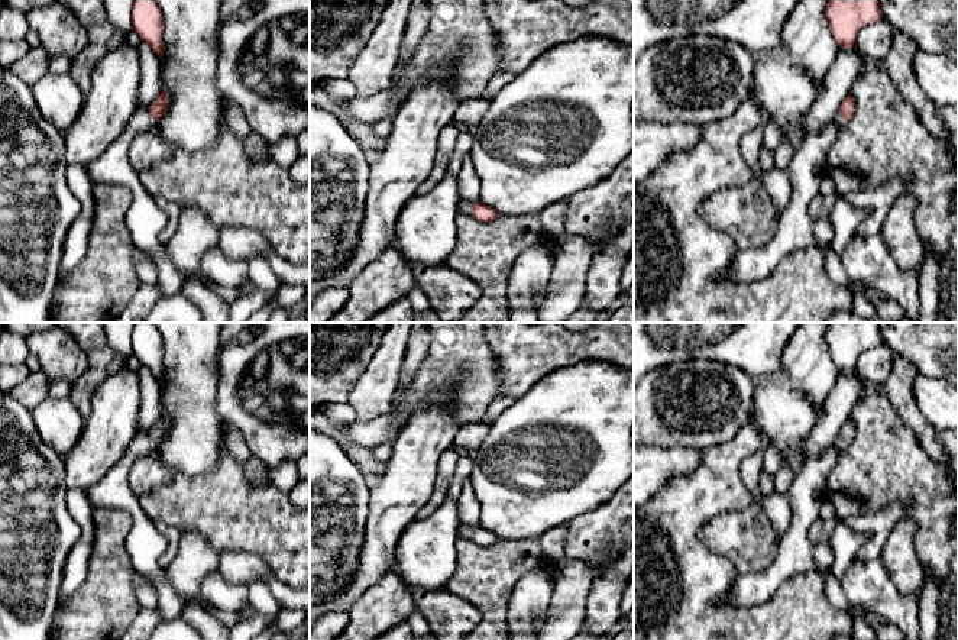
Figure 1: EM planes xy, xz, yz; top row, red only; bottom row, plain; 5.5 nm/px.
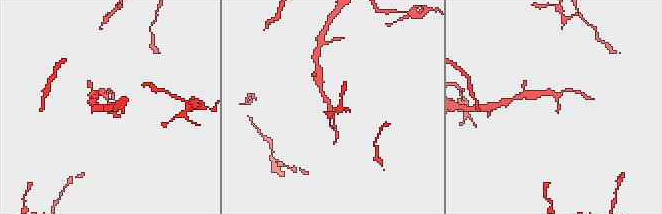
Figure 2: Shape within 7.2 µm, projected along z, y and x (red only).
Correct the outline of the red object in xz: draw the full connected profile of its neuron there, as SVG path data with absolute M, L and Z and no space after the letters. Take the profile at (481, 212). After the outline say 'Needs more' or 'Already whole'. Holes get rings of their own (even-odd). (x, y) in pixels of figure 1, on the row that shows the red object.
M463 198L459 201L457 210L463 214L470 213L479 222L492 222L499 216L493 209L486 204L472 203Z. Needs more

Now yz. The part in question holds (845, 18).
M828 0L826 19L839 48L851 49L860 29L883 19L880 0Z. Already whole

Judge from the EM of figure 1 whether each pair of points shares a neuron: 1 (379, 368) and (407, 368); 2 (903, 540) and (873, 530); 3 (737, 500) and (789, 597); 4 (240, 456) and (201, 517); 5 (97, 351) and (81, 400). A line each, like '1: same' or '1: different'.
1: different
2: different
3: same
4: different
5: same

